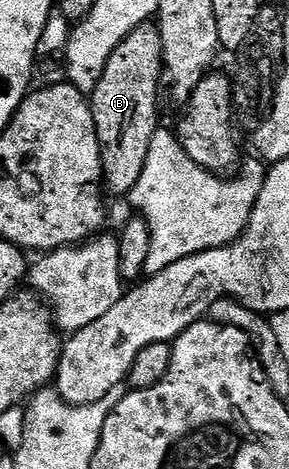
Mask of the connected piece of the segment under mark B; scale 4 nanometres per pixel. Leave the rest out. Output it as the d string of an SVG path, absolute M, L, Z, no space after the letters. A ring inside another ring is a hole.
M156 24L140 25L107 59L103 79L91 94L95 131L101 152L103 185L113 193L128 195L143 175L143 163L147 163L147 151L151 148L151 135L159 127L157 100L163 89L163 47Z

